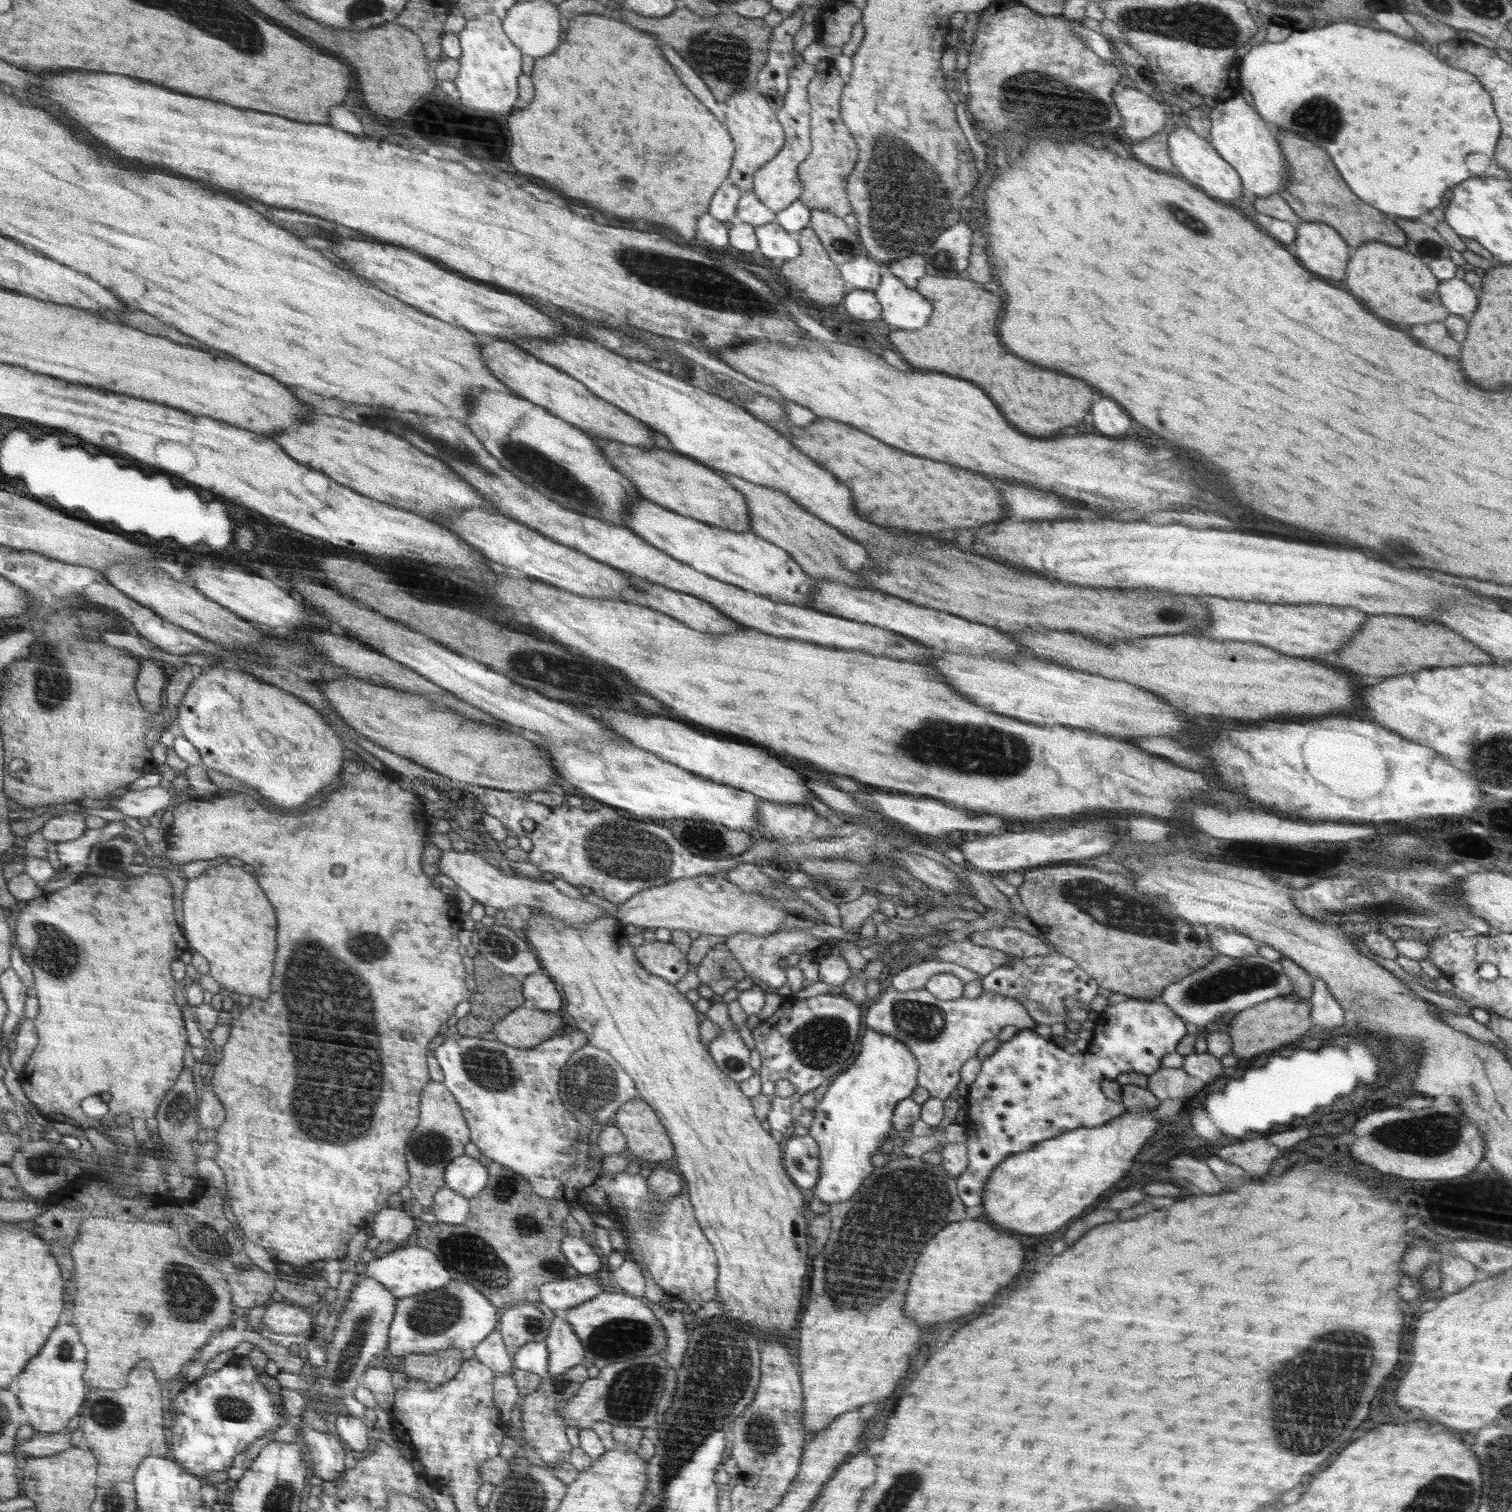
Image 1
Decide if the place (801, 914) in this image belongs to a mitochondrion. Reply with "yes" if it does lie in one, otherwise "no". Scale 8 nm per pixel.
yes

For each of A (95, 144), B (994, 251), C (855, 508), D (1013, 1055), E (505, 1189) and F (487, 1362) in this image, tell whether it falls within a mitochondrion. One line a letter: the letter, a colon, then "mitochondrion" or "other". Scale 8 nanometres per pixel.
A: other
B: other
C: other
D: other
E: mitochondrion
F: other

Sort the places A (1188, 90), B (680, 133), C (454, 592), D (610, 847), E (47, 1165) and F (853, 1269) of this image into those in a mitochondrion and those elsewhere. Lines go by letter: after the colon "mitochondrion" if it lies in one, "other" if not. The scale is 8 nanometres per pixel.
A: other
B: other
C: other
D: mitochondrion
E: mitochondrion
F: mitochondrion

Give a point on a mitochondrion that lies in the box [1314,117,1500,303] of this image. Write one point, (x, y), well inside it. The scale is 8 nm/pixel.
(1427, 247)

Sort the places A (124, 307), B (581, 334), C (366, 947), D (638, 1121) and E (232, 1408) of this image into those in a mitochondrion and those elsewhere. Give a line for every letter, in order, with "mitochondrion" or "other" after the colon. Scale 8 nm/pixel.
A: other
B: other
C: mitochondrion
D: other
E: mitochondrion

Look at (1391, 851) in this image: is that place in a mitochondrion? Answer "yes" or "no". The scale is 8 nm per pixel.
no

